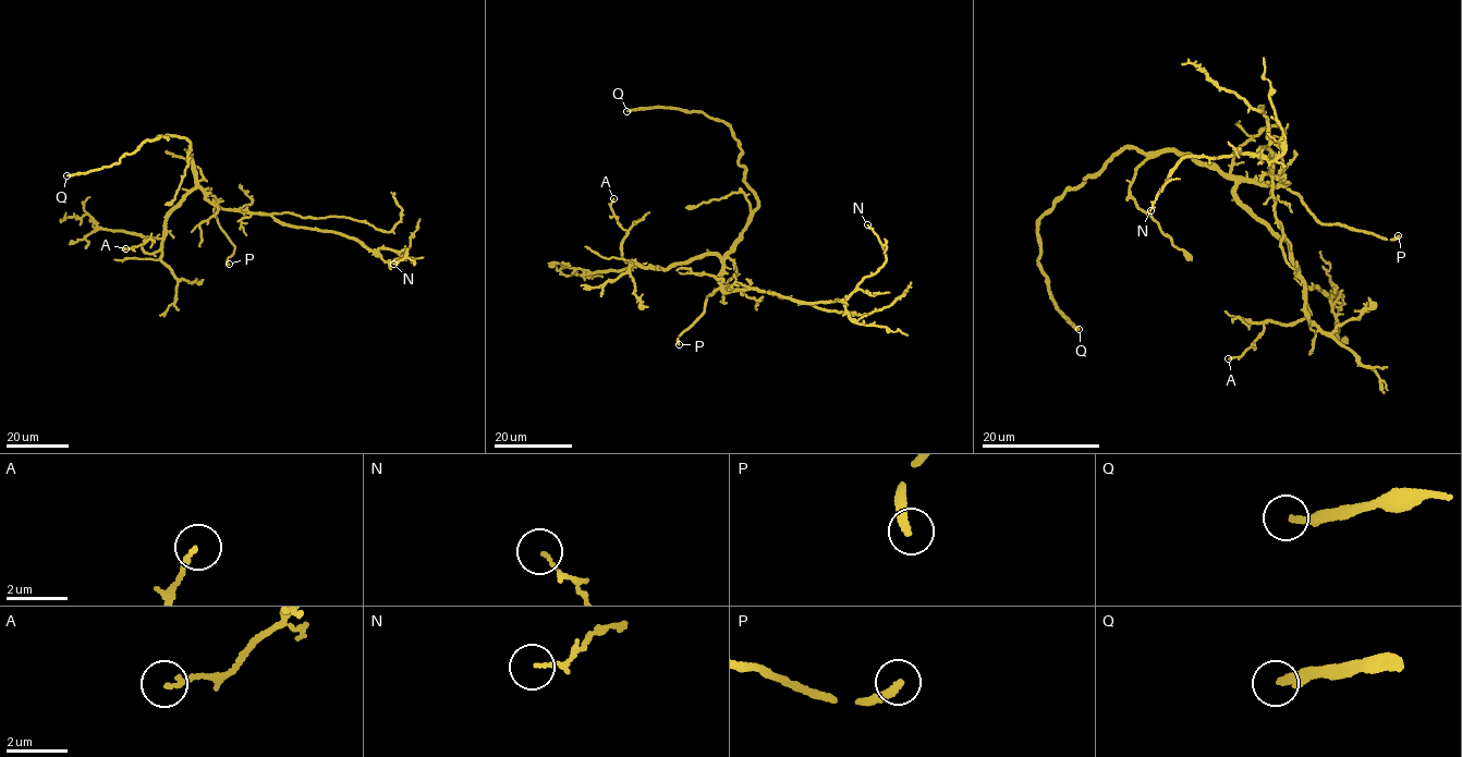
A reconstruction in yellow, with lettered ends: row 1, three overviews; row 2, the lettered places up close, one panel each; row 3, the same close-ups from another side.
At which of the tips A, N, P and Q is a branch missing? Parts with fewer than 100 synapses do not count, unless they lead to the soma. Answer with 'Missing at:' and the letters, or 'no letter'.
Missing at: Q

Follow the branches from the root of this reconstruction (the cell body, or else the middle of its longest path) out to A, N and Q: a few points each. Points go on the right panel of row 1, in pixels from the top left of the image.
A: (1277, 187), (1241, 180), (1235, 194), (1288, 244), (1308, 314), (1280, 326), (1264, 322), (1252, 346), (1228, 358)
N: (1277, 187), (1286, 183), (1268, 171), (1271, 155), (1263, 146), (1259, 156), (1190, 155), (1150, 210)
Q: (1277, 187), (1228, 179), (1172, 151), (1112, 154), (1056, 197), (1038, 226), (1049, 290), (1079, 329)

